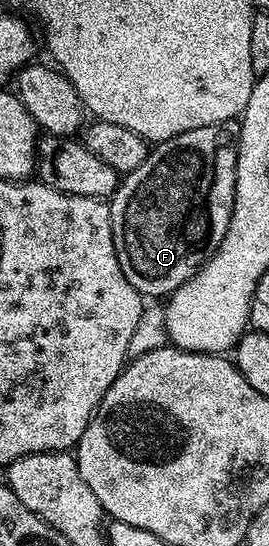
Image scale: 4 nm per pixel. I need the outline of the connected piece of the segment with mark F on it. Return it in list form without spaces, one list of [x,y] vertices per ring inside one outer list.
[[[215,124],[214,126],[202,126],[198,130],[186,130],[169,140],[161,140],[149,151],[146,162],[138,166],[138,170],[127,173],[117,183],[116,191],[110,197],[110,207],[112,209],[112,233],[114,234],[114,250],[118,262],[122,266],[122,274],[126,274],[126,282],[134,286],[141,296],[151,298],[151,296],[161,296],[167,298],[172,295],[178,286],[182,286],[195,272],[205,264],[208,258],[220,248],[220,243],[226,238],[226,232],[230,226],[232,211],[234,210],[234,198],[236,197],[236,149],[237,141],[228,133],[227,127]]]

